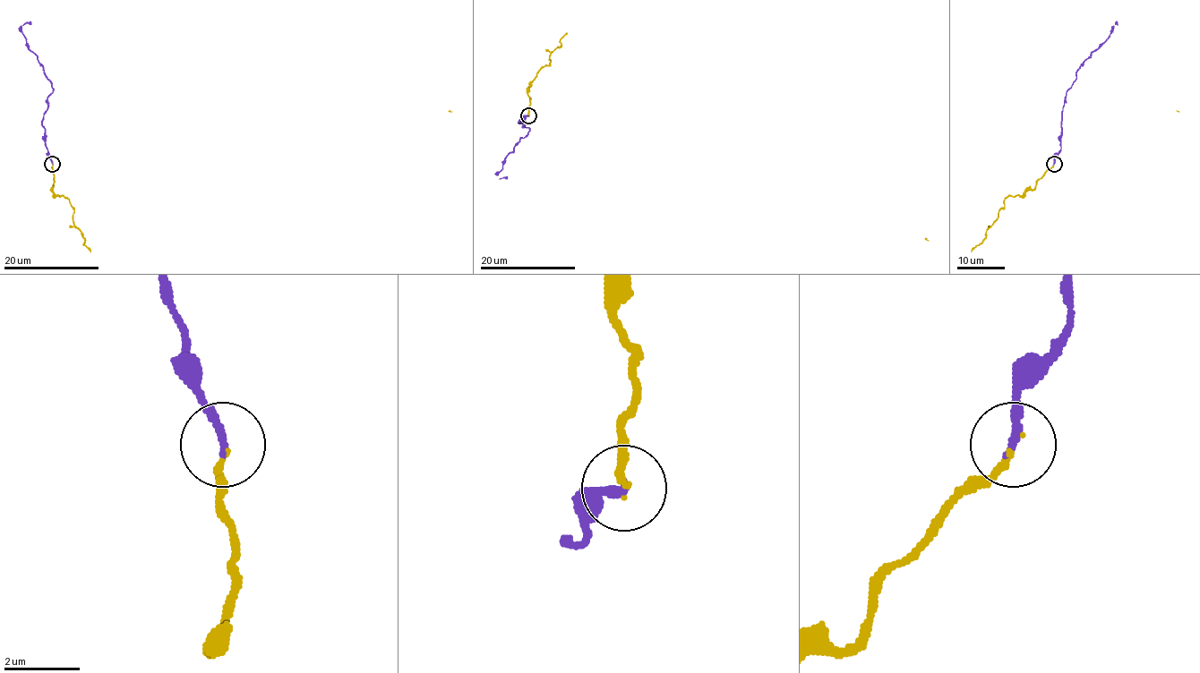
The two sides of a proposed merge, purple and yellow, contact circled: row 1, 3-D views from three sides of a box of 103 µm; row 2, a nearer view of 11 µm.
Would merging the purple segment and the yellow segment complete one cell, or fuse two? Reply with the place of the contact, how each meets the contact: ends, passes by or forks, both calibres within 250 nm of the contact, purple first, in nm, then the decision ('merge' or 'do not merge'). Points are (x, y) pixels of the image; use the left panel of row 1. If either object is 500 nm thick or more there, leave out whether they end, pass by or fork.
(52, 164) | purple ends | yellow ends | 240/160 nm | merge

